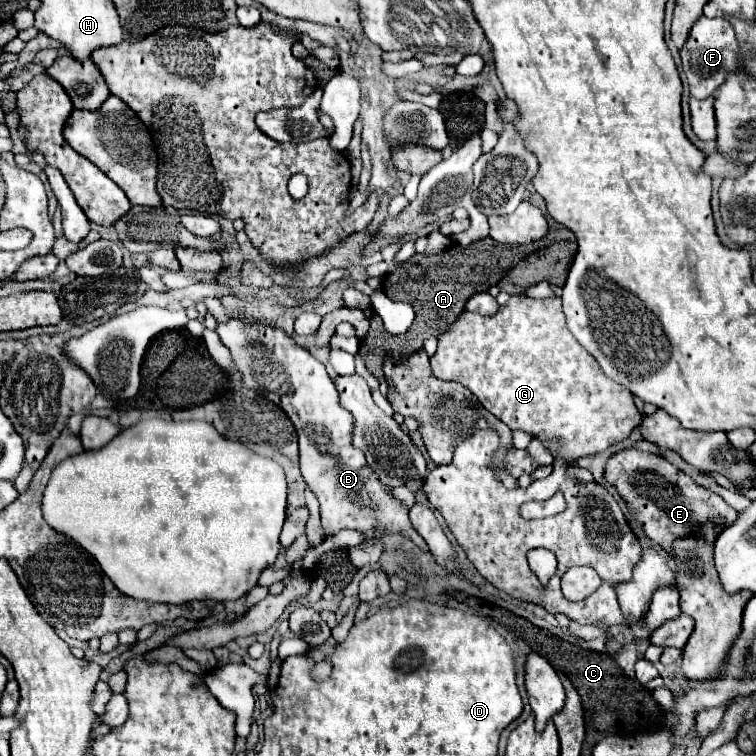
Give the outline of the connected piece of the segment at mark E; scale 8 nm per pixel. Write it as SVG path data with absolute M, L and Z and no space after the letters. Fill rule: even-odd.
M632 448L620 450L606 462L606 480L610 484L616 484L620 480L620 496L634 506L638 522L644 526L646 536L662 546L670 556L674 556L674 542L686 536L702 536L706 542L714 544L720 532L732 526L740 516L732 506L724 502L722 496L696 484L688 474L684 474L658 454ZM712 520L722 522L714 524Z

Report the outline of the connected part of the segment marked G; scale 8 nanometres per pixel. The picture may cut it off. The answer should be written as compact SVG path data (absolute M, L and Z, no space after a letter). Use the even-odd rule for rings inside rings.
M512 296L508 300L506 306L500 306L500 312L502 312L502 318L498 318L498 312L494 316L480 316L480 314L472 314L472 312L462 312L460 318L438 338L438 350L436 354L430 358L430 366L432 366L432 374L438 378L438 380L452 380L452 382L458 382L462 386L466 386L480 402L482 406L489 412L492 412L496 418L504 422L510 430L524 430L528 434L532 434L534 438L538 438L554 456L562 456L566 458L568 462L576 460L576 450L606 450L610 448L612 444L618 444L622 440L626 440L630 436L630 432L640 426L642 422L642 414L638 412L636 404L634 404L634 398L632 398L632 392L622 386L622 384L616 384L614 380L606 378L602 374L602 370L598 368L596 360L588 354L588 350L570 334L568 326L566 326L566 318L564 318L564 312L562 312L562 302L560 298L544 298L544 300L536 300L536 298L528 298L528 296ZM552 438L562 438L562 446L560 448L554 448L550 446L550 440Z

